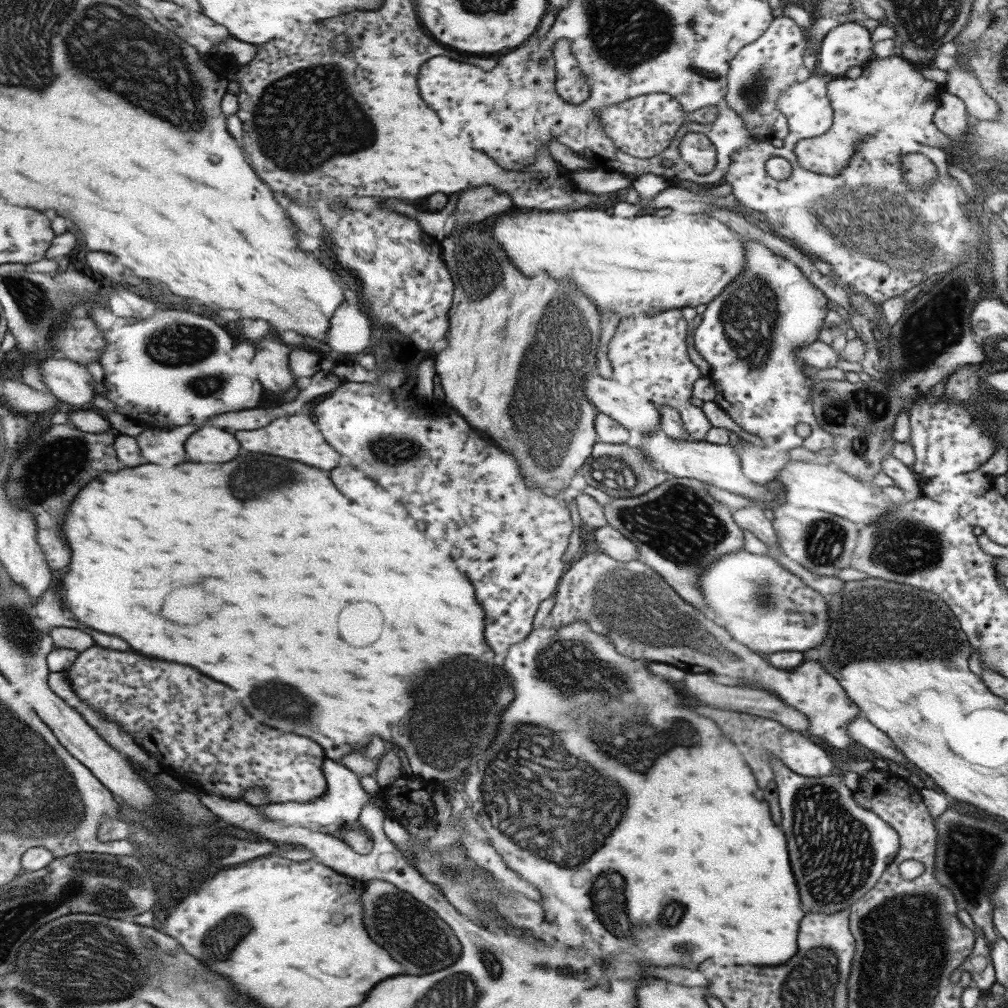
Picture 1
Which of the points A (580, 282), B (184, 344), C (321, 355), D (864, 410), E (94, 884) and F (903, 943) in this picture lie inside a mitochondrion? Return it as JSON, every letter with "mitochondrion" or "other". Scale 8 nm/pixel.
{"A":"mitochondrion","B":"mitochondrion","C":"other","D":"mitochondrion","E":"mitochondrion","F":"mitochondrion"}

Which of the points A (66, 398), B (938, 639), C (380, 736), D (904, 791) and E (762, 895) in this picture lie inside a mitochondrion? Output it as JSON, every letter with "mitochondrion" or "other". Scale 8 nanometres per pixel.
{"A":"other","B":"mitochondrion","C":"other","D":"other","E":"other"}

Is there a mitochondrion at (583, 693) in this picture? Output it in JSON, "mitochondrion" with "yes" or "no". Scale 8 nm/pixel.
{"mitochondrion":"yes"}

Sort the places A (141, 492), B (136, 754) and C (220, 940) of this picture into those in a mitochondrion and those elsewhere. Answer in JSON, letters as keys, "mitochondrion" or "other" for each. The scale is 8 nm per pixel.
{"A":"other","B":"other","C":"mitochondrion"}

